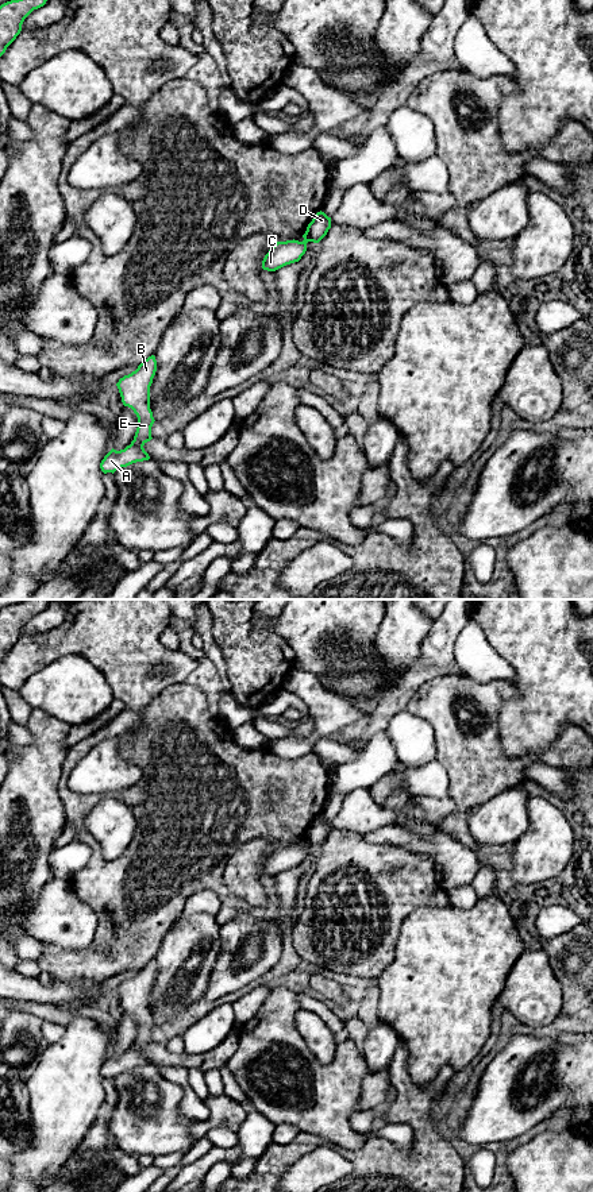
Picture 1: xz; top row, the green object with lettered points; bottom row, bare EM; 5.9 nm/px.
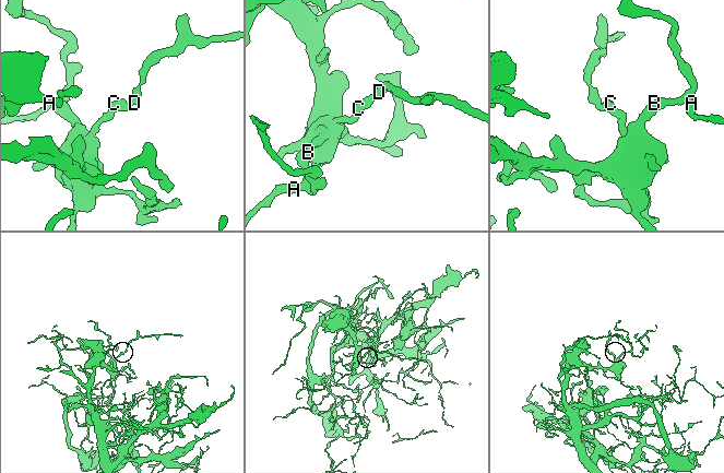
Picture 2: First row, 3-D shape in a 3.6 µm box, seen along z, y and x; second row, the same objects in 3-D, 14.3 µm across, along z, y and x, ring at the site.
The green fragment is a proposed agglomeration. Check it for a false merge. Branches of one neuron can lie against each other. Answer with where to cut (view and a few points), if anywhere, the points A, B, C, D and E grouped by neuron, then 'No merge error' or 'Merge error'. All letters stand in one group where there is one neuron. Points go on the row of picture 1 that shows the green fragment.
Split along xz (307, 230), (312, 240). Groups: A B C E / D. Merge error

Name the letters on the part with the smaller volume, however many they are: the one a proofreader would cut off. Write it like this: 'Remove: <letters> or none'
Remove: D

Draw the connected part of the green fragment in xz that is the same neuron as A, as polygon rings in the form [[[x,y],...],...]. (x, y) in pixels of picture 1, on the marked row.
[[[151,355],[142,362],[135,371],[124,375],[116,383],[123,405],[131,408],[138,417],[138,428],[130,445],[120,451],[112,448],[104,456],[100,463],[104,474],[113,474],[122,467],[150,459],[143,445],[153,439],[151,427],[155,420],[150,409],[150,386],[155,371],[157,360],[155,356]]]

